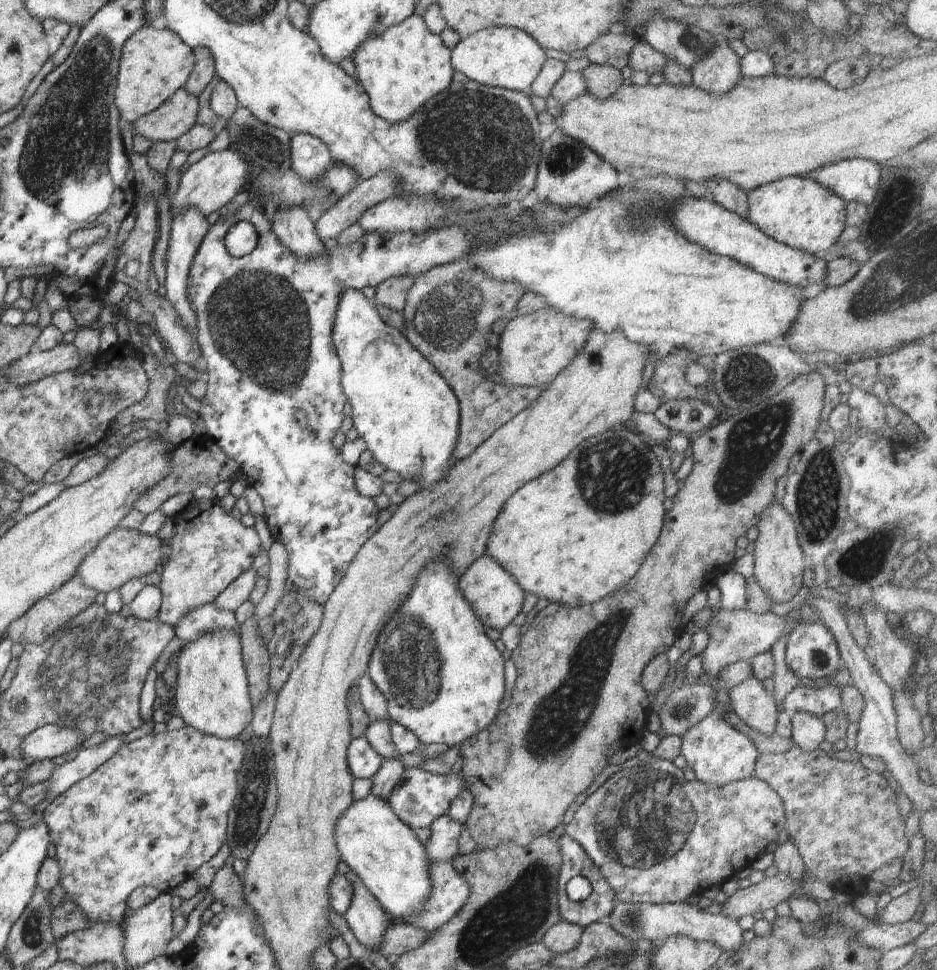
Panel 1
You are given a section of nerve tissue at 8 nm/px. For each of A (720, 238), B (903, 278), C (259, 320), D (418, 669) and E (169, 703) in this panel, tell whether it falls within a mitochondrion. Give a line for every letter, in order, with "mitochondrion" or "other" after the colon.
A: other
B: mitochondrion
C: mitochondrion
D: mitochondrion
E: other

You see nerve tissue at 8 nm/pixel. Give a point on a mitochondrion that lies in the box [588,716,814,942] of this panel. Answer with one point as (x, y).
(634, 919)

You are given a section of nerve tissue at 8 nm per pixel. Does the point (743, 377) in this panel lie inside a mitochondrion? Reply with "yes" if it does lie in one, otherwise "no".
yes

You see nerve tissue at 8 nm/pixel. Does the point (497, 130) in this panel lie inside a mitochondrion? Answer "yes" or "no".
yes

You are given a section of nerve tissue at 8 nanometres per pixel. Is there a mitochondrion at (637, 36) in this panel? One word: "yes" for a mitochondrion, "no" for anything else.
no

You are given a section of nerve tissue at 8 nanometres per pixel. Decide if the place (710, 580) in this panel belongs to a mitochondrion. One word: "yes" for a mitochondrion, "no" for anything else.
no

